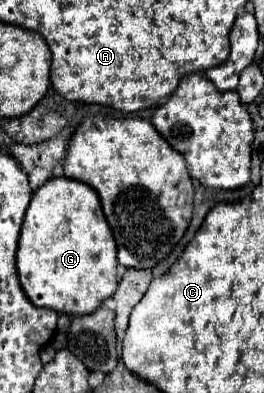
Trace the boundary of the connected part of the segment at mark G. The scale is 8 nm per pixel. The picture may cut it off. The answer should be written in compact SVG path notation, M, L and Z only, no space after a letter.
M53 177L33 193L18 240L17 275L31 303L67 315L93 313L115 293L117 244L89 185Z

